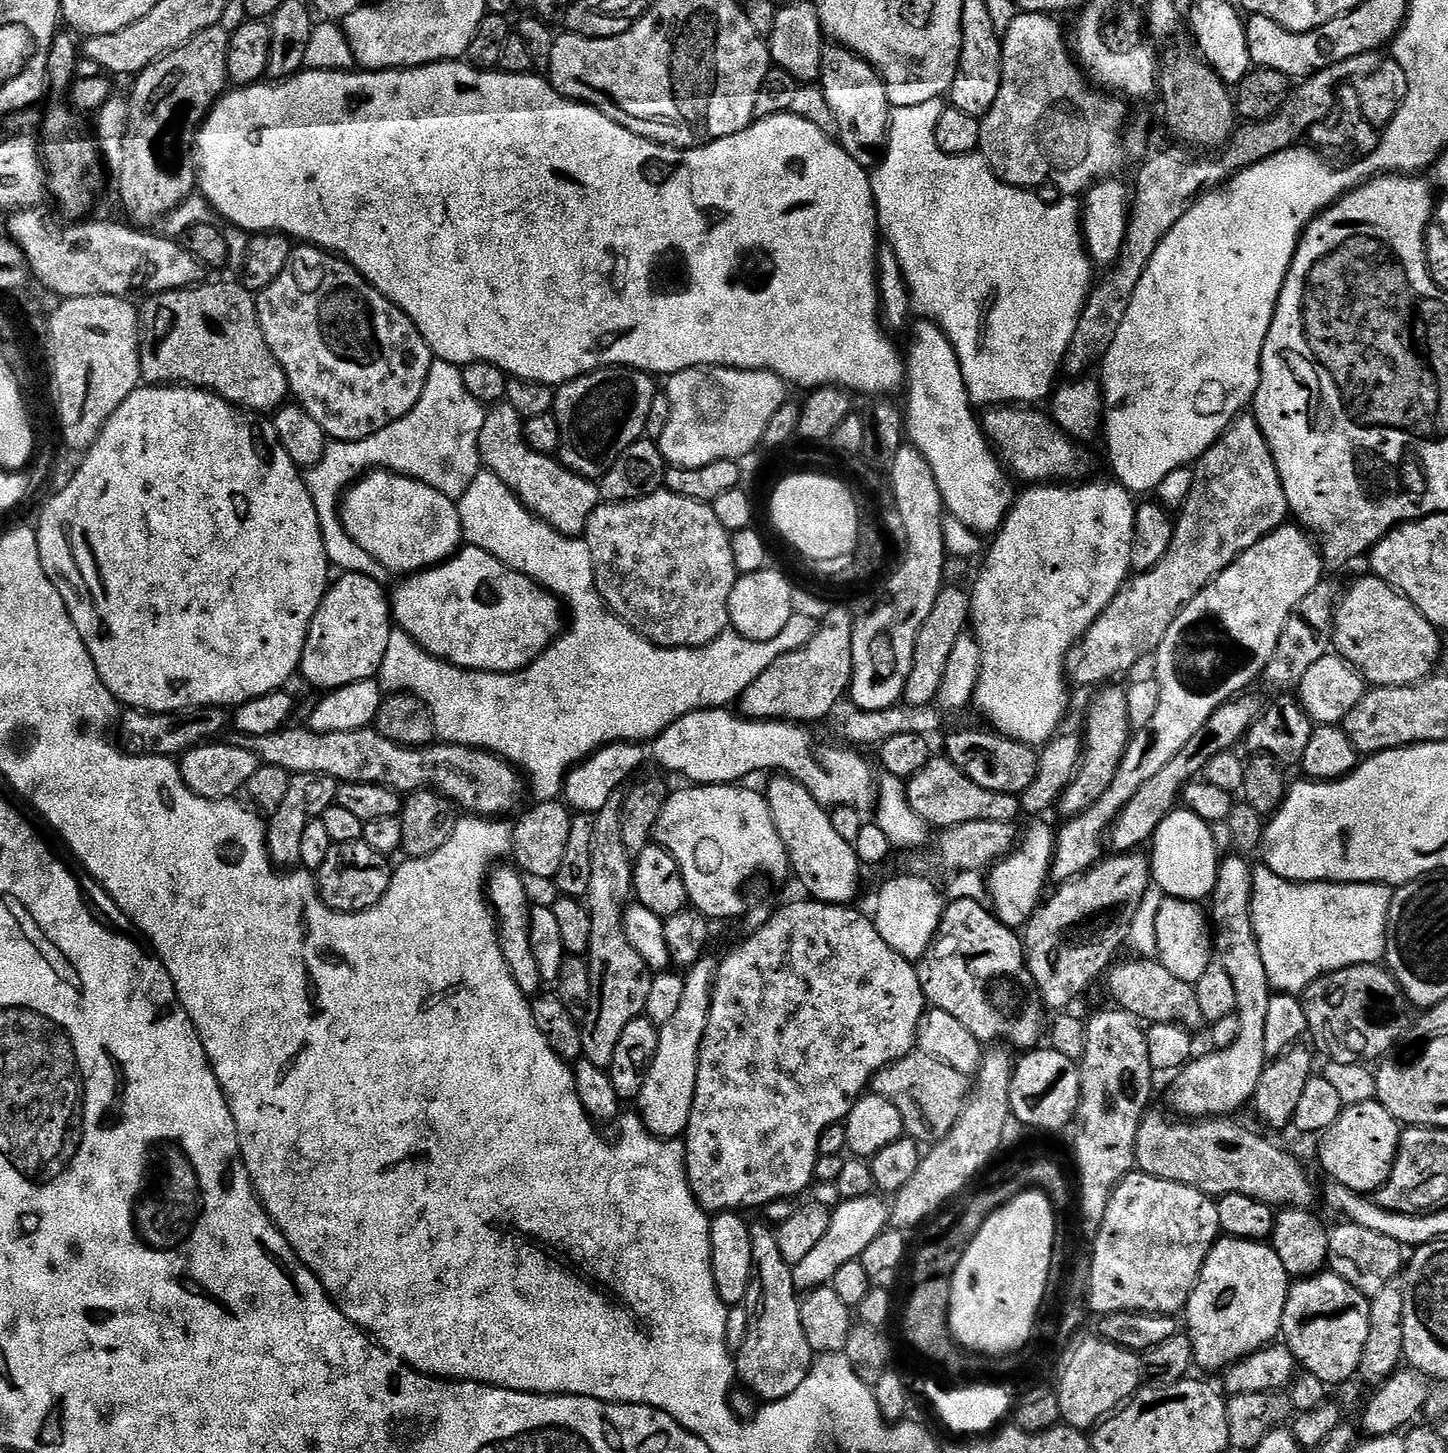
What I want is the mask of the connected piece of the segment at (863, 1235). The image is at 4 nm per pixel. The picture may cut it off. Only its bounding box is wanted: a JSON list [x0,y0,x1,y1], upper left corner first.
[792,1195,890,1290]

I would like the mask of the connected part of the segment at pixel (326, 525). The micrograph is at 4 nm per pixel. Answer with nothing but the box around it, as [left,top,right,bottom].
[304,359,485,581]

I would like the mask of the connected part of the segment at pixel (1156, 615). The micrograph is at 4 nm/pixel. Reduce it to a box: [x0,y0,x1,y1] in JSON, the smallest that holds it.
[1066,415,1290,685]

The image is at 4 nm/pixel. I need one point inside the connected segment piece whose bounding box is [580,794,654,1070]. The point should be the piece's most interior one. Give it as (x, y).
(620, 979)

